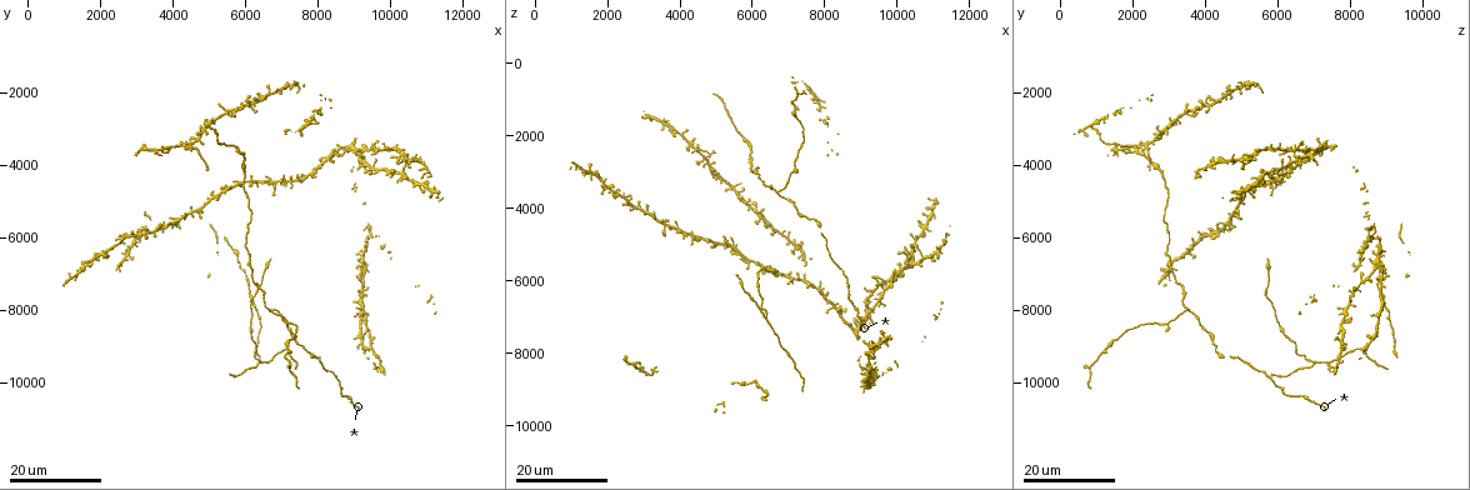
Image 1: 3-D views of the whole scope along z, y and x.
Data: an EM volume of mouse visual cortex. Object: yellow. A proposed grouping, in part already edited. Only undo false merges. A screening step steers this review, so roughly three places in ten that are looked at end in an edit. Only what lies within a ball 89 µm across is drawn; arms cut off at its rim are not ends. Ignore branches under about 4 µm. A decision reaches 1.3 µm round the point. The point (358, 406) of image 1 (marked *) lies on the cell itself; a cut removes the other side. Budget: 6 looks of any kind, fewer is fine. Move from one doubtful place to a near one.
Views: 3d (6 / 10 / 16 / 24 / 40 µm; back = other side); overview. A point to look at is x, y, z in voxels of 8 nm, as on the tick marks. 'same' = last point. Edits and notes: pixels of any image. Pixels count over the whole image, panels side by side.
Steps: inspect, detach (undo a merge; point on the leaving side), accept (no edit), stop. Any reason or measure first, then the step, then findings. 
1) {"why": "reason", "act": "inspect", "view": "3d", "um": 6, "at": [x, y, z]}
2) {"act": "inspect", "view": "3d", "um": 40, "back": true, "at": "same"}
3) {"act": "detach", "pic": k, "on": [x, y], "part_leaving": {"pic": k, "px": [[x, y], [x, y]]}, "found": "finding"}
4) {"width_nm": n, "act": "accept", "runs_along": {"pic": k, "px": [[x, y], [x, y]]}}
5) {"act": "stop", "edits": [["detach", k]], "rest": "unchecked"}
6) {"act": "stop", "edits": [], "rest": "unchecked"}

{"why": "three-way junction", "act": "inspect", "view": "3d", "um": 24, "at": [6300, 9500, 7100]}

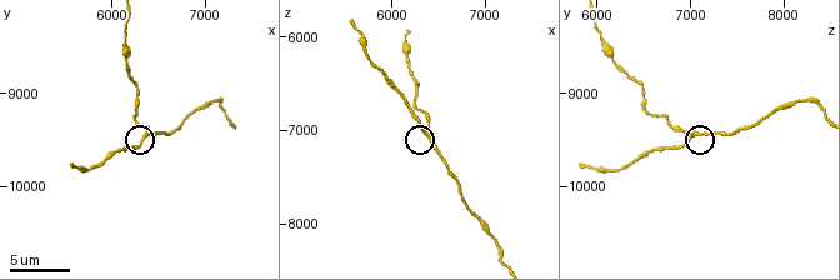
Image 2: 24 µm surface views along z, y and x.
{"why": "closer look", "act": "inspect", "view": "3d", "um": 10, "at": [6400, 9400, 7000]}

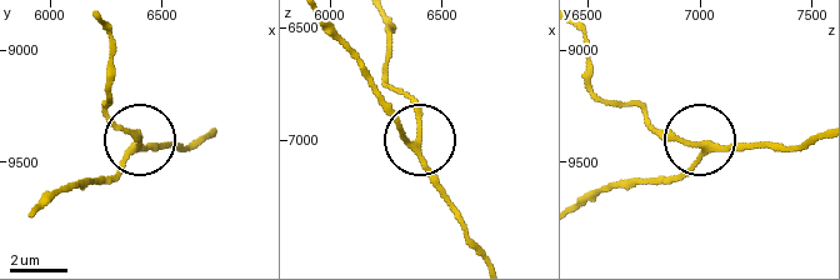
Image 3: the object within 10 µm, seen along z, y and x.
{"act": "accept", "found": "one cell here"}

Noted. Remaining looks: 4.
{"why": "four or more arms meet", "act": "inspect", "view": "3d", "um": 16, "at": [4500, 3400, 2400]}

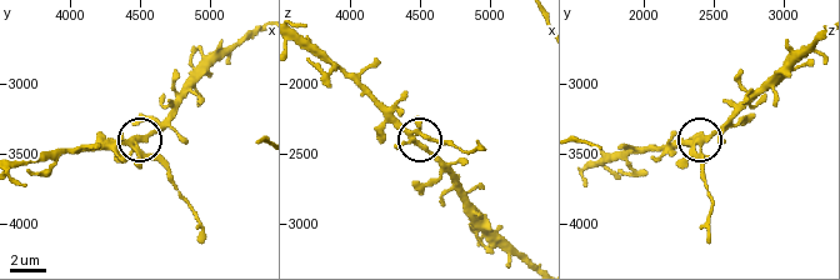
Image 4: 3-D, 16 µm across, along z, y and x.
{"act": "inspect", "view": "3d", "um": 10, "at": [4480, 3400, 2420]}

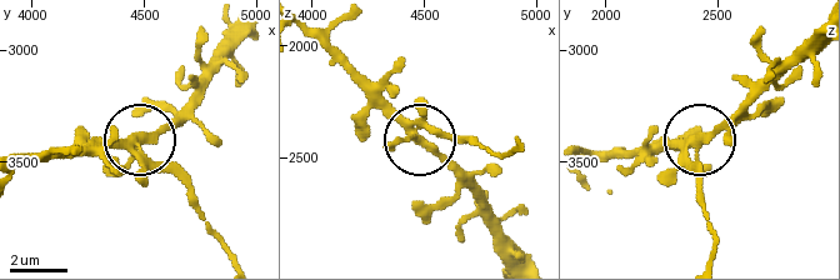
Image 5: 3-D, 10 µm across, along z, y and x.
{"width_nm": 260, "act": "detach", "pic": 5, "on": [175, 176], "part_leaving": {"pic": 5, "px": [[143, 155], [176, 181], [224, 253]]}, "found": "two cells meet here"}

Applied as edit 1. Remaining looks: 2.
{"act": "stop", "edits": [["detach", 5]], "rest": "unchecked"}

